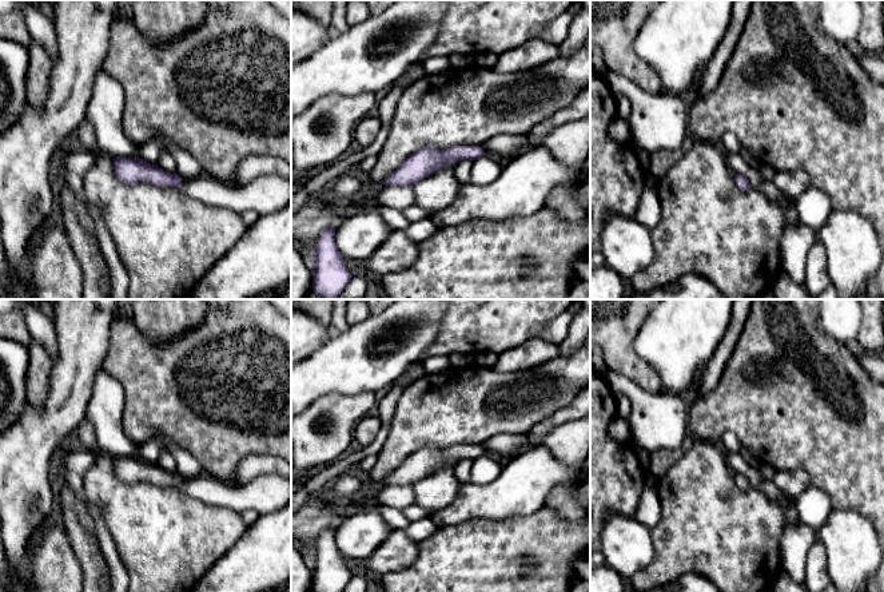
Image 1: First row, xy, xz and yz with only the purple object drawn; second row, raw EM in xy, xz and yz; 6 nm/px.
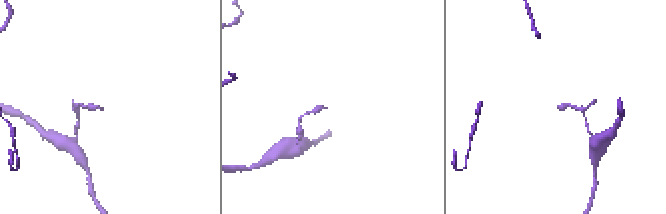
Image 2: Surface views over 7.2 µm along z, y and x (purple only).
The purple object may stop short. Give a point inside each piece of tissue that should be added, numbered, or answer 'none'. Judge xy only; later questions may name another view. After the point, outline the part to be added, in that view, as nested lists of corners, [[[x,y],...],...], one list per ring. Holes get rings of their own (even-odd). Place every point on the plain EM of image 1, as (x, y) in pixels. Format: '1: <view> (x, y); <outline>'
1: xy (267, 493); [[[203,472],[195,478],[182,478],[182,489],[207,504],[239,513],[254,510],[259,516],[276,512],[291,501],[291,478],[279,474],[263,474],[238,486]]]

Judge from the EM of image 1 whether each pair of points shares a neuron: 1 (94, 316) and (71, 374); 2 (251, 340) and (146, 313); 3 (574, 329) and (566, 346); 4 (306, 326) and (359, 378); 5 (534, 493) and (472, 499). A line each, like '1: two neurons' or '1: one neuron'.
1: one neuron
2: two neurons
3: one neuron
4: two neurons
5: one neuron

